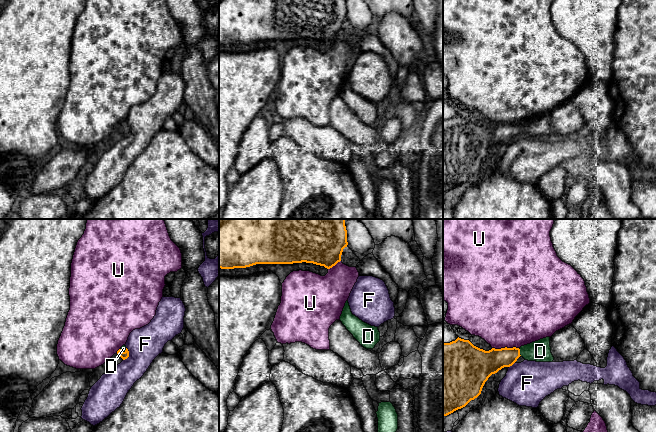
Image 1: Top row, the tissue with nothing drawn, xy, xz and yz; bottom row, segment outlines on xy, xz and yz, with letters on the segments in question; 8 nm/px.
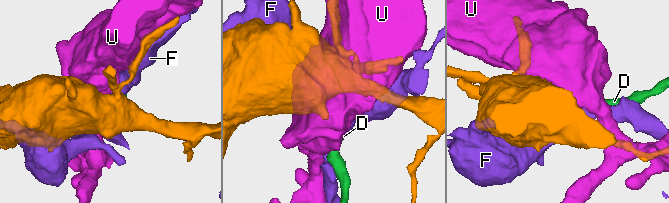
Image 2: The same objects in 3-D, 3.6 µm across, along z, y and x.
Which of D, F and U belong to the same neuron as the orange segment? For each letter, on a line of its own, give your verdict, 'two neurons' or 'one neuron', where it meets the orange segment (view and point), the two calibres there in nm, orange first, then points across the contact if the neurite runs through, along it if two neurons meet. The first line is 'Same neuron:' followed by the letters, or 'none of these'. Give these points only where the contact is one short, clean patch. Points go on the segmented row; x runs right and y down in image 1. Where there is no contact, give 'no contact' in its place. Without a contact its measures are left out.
Same neuron: D
D: one neuron | yz (519, 352) | 190/180 nm | across yz (490, 362), (519, 352), (540, 351)
F: two neurons | xy (128, 354) | 60/280 nm
U: two neurons | yz (505, 347) | 240/500 nm

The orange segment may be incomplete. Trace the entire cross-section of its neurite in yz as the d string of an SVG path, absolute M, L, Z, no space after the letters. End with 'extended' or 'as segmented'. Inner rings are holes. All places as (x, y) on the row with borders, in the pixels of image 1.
M459 337L443 343L443 417L477 398L492 374L512 366L520 356L528 361L553 362L550 337L520 348L492 348L489 351Z | extended

